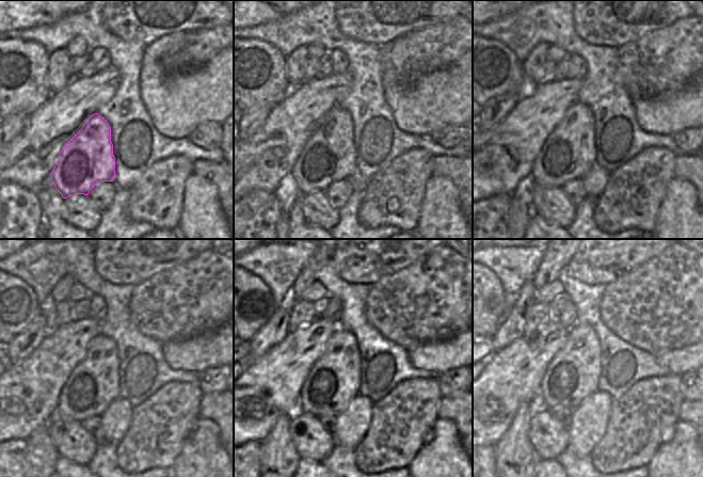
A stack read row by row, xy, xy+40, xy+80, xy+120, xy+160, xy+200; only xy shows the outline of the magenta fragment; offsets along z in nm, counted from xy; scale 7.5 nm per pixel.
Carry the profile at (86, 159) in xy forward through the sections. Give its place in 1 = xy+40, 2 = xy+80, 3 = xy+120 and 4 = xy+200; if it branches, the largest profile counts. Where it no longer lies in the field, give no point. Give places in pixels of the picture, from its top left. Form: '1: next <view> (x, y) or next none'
1: next xy+40 (329, 156)
2: next xy+80 (569, 153)
3: next xy+120 (92, 386)
4: next xy+200 (573, 375)

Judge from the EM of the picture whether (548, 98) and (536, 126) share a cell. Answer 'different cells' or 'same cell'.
same cell

